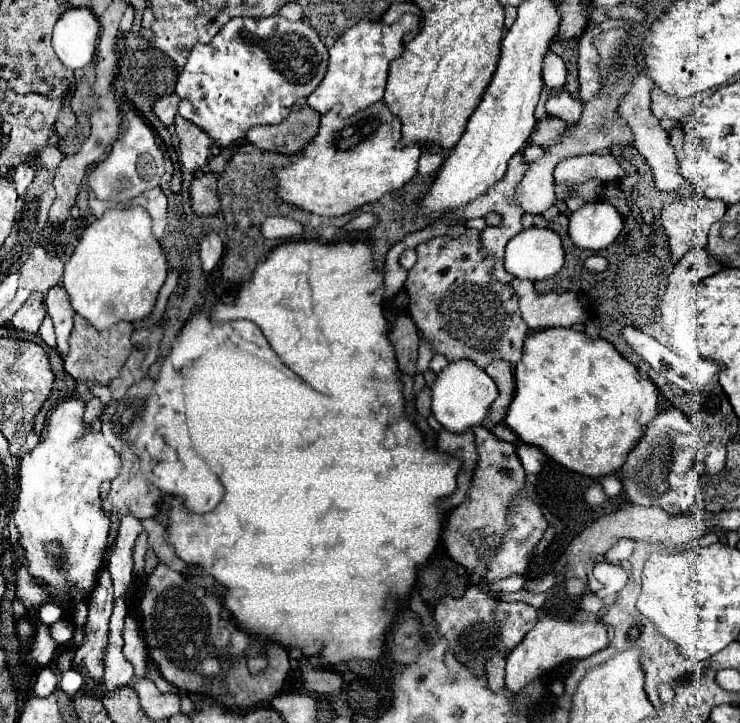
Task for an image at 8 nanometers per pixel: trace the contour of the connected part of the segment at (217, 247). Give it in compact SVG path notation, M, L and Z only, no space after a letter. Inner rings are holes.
M208 233L202 243L200 243L200 261L202 261L202 269L206 273L210 273L222 259L224 253L224 245L222 239L218 237L218 233Z

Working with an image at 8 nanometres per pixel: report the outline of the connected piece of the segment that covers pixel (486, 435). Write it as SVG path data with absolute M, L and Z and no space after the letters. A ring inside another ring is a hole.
M474 427L472 431L476 435L478 465L474 469L472 485L466 499L444 517L444 531L442 531L442 541L450 557L456 563L462 563L470 571L478 565L480 559L484 559L496 549L498 541L502 541L508 527L506 523L508 507L514 495L518 495L518 491L524 487L524 479L526 479L526 471L512 443L498 439L486 427ZM476 529L482 529L482 531L476 531Z

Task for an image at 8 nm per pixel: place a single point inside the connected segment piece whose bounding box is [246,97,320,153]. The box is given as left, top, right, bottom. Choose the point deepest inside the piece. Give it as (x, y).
(301, 126)

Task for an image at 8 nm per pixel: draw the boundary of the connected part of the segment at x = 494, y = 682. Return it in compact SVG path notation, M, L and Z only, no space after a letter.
M496 655L486 663L486 675L488 675L488 683L490 683L492 689L502 689L502 685L504 685L504 665L506 665L504 655Z

